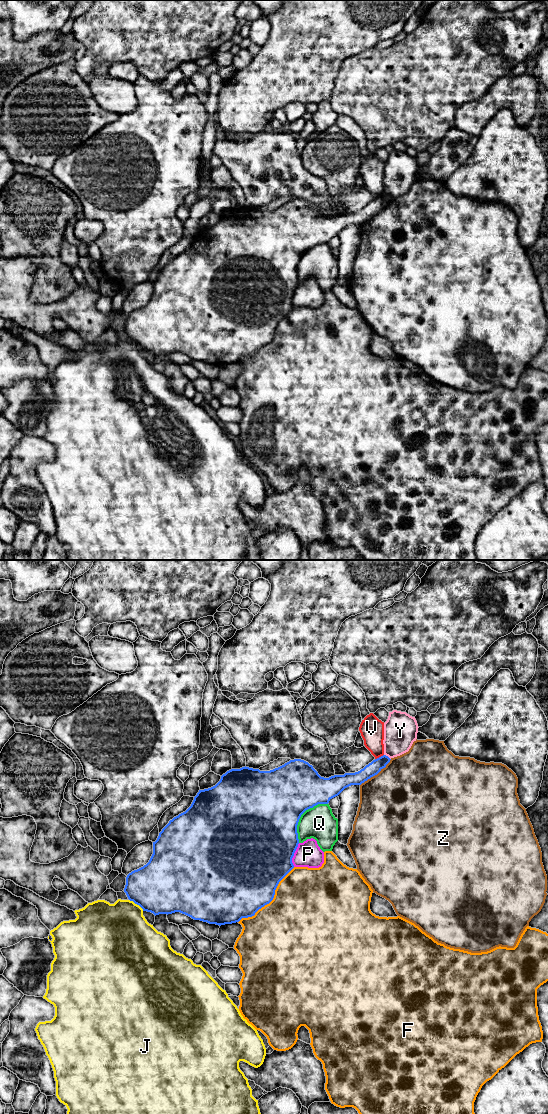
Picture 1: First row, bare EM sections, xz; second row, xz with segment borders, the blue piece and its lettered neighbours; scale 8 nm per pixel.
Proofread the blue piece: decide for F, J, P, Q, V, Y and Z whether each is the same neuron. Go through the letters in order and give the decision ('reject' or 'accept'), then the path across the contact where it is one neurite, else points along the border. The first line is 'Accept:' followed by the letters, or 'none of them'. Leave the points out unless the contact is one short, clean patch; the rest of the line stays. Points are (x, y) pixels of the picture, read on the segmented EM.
Accept: none of them
F: reject
J: reject
P: reject
Q: reject
V: reject
Y: reject | along xz (384, 754), (390, 759)
Z: reject

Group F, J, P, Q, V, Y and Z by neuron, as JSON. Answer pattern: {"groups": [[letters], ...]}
{"groups": [["F"], ["J"], ["P"], ["Q"], ["V"], ["Y"], ["Z"]]}

